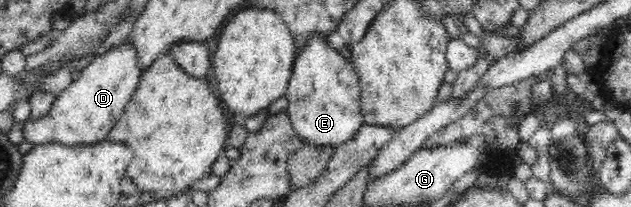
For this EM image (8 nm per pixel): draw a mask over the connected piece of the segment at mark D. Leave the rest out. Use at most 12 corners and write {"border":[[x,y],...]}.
{"border":[[131,40],[89,62],[25,142],[107,139],[141,77]]}

